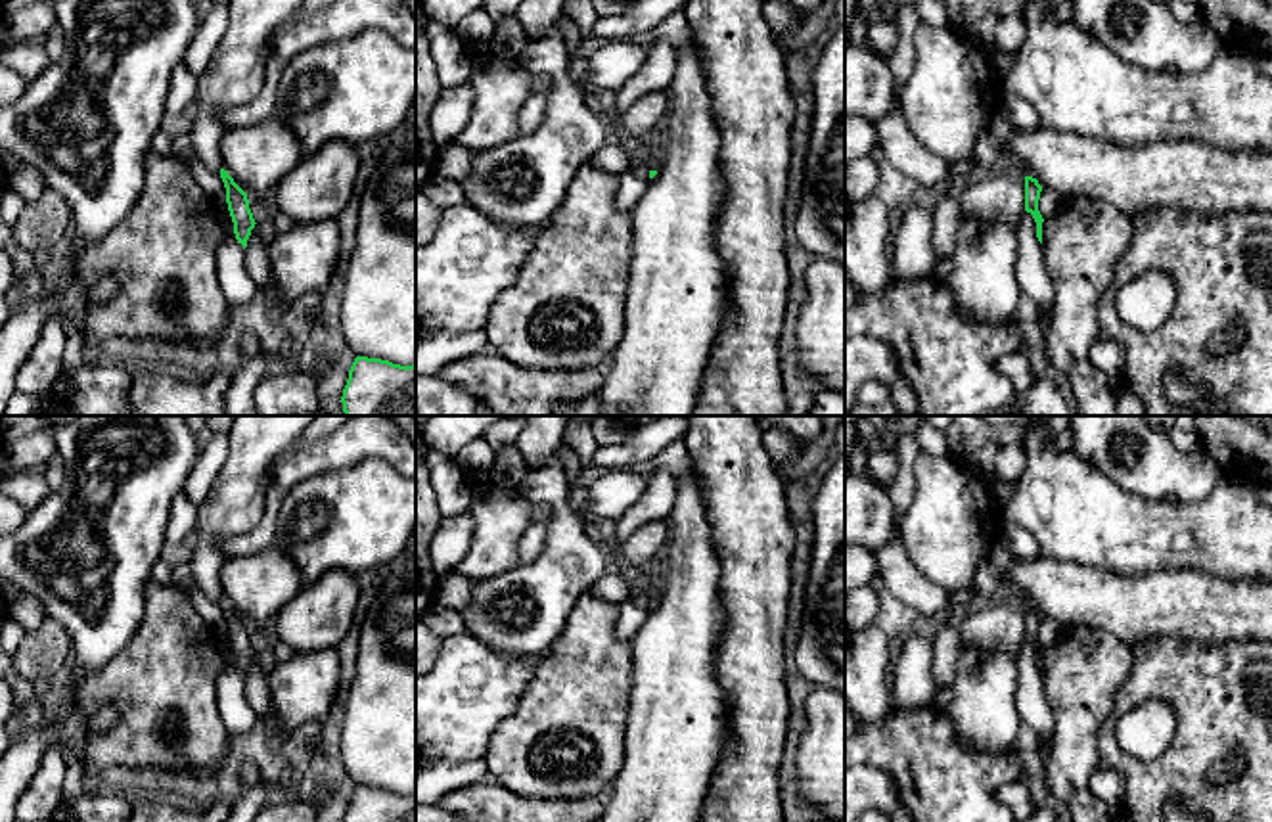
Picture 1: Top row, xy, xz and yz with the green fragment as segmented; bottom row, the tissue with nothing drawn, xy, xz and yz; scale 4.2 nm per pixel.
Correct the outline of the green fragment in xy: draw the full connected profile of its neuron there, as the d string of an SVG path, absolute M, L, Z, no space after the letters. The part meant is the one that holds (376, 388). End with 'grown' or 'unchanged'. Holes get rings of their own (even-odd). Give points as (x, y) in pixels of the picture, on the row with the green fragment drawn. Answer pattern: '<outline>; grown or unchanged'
M356 356L341 402L345 416L416 416L416 364Z; unchanged

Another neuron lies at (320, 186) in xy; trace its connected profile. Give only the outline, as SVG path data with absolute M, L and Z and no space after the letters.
M326 142L282 178L272 199L295 222L337 218L351 201L358 167L356 146Z

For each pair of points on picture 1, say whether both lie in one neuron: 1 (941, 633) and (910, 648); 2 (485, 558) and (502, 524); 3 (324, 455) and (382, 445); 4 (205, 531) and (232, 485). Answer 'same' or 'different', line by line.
1: different
2: same
3: same
4: same

